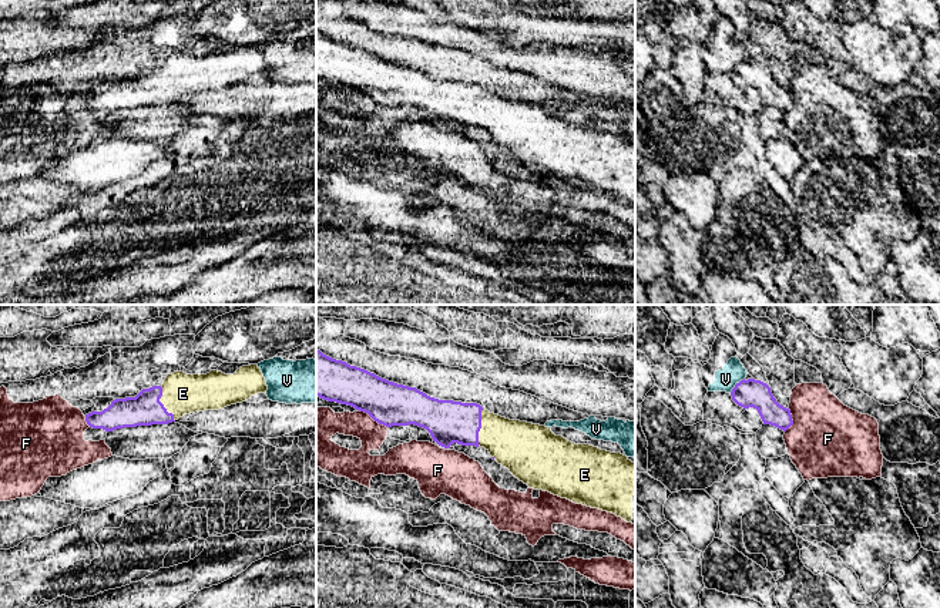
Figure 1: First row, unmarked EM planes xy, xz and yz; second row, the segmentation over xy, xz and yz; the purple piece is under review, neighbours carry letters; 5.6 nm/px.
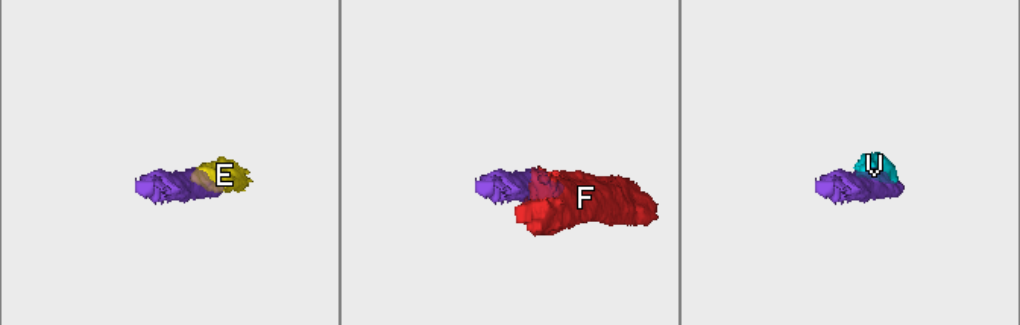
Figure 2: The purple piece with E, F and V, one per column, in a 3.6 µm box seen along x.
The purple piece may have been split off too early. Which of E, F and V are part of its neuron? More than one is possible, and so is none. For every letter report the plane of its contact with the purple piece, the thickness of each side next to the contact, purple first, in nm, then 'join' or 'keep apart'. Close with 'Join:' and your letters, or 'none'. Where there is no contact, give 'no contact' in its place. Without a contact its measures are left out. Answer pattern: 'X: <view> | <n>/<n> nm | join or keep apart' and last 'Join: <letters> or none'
E: xz | 240/280 nm | join
F: xz | 240/150 nm | keep apart
V: yz | 160/130 nm | keep apart
Join: E

